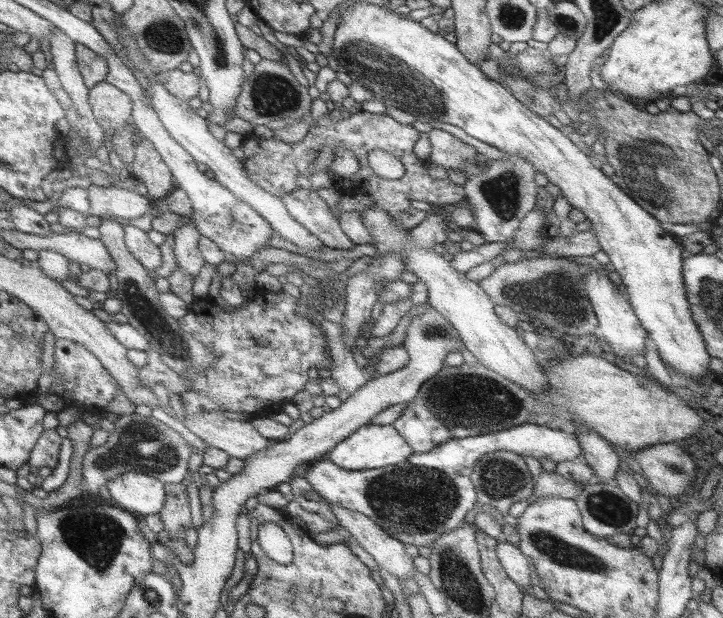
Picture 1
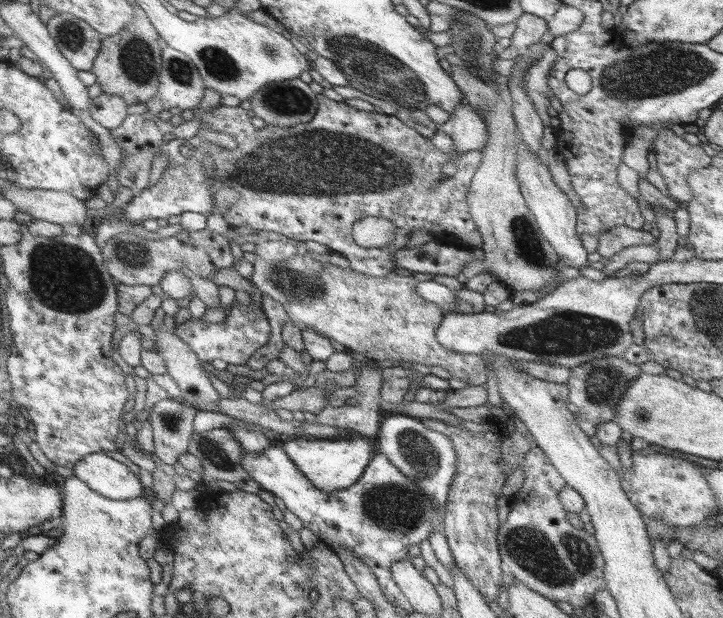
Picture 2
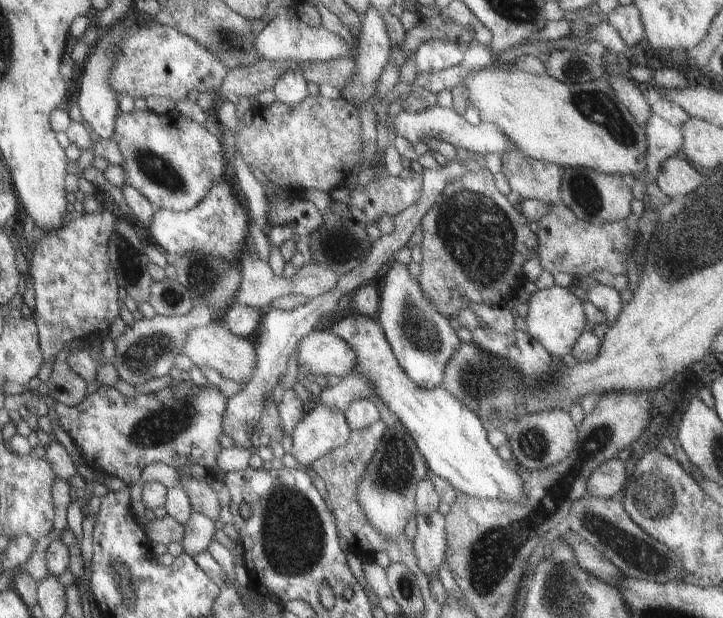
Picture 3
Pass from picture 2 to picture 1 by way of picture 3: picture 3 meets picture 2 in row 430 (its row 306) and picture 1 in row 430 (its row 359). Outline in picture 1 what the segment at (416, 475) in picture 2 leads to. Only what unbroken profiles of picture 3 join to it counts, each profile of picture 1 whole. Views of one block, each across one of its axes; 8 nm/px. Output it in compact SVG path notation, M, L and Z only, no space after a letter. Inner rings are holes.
M423 404L407 406L391 426L413 454L427 454L429 450L453 440L453 434Z

